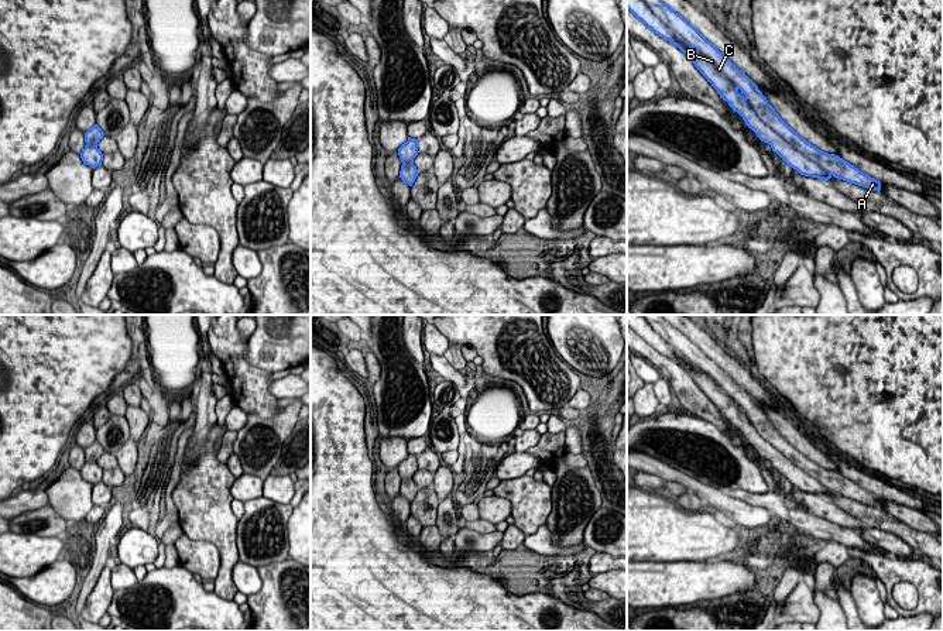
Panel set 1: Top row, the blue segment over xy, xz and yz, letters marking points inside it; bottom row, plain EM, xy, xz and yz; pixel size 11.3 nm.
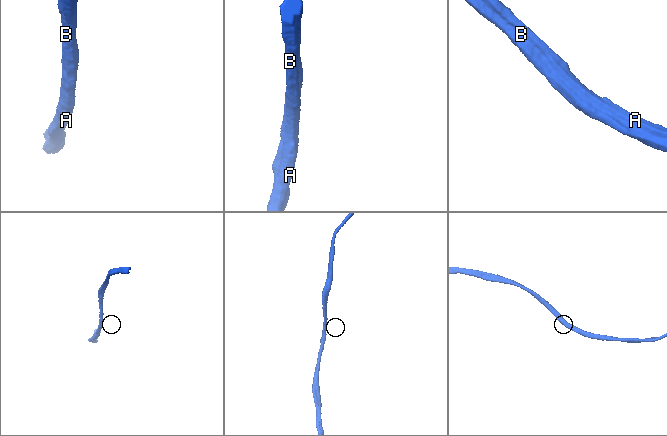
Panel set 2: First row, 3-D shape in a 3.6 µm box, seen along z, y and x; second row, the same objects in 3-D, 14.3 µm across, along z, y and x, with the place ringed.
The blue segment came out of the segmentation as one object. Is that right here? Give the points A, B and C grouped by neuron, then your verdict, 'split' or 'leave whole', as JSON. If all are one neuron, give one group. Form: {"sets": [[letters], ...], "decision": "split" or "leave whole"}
{"sets": [["A", "B", "C"]], "decision": "leave whole"}

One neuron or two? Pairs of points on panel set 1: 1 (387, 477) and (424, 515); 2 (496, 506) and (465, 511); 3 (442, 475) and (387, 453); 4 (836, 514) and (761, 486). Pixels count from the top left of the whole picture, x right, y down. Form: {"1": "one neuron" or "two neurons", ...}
{"1": "one neuron", "2": "one neuron", "3": "two neurons", "4": "two neurons"}

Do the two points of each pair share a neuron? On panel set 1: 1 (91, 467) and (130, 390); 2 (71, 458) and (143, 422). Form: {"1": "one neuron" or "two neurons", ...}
{"1": "one neuron", "2": "one neuron"}

